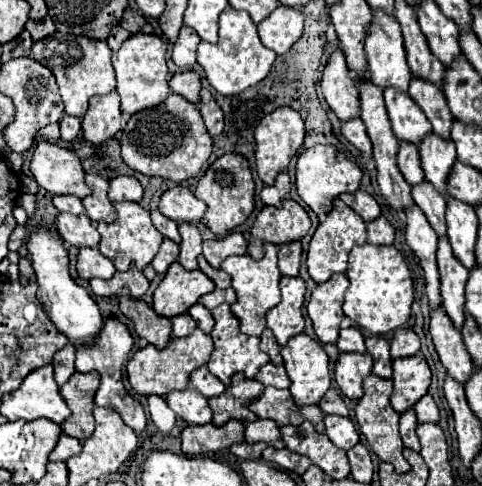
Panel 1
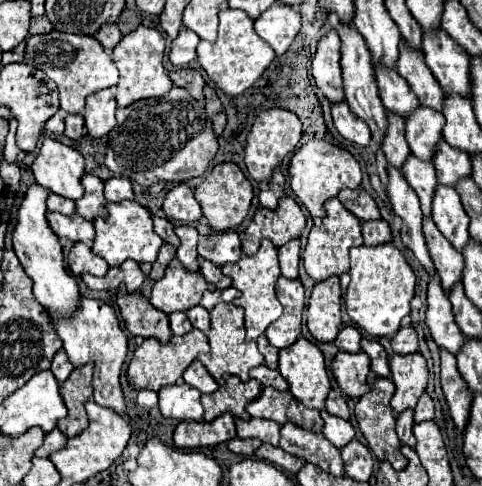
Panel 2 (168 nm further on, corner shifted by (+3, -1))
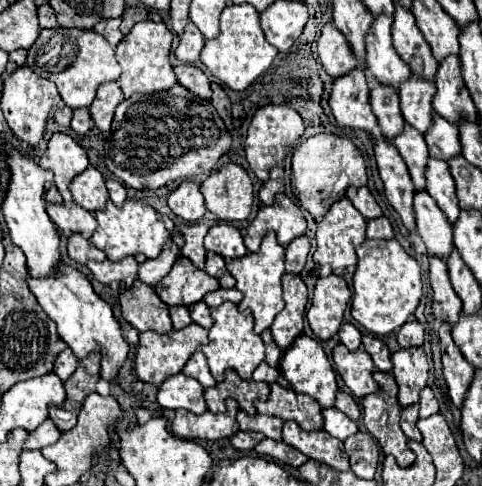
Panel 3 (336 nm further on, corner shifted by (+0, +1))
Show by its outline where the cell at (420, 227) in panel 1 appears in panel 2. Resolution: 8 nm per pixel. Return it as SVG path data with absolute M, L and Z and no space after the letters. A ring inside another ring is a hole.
M388 167L388 183L386 193L392 205L392 211L402 219L402 241L404 245L416 255L416 259L424 265L424 269L434 275L434 263L428 255L426 241L422 235L422 211L420 203L408 187L402 171L396 171L396 167Z

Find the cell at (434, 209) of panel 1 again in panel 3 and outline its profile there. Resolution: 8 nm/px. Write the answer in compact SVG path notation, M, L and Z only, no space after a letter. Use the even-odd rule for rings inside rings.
M405 125L403 133L395 139L393 145L397 147L399 155L407 163L415 189L423 191L425 185L427 185L425 183L425 169L427 169L427 163L429 163L425 137L419 137L419 133L415 133L415 129L411 129L411 125Z

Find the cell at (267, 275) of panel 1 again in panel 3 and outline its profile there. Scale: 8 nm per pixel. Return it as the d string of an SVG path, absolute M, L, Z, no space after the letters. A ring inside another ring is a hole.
M267 233L263 237L261 249L257 253L247 253L245 257L233 259L227 263L227 271L237 279L237 289L245 295L241 305L247 305L253 313L255 319L255 333L261 335L265 329L271 327L275 315L283 309L283 297L281 297L281 275L285 273L283 267L283 259L285 259L285 251L283 247L275 241L275 233Z

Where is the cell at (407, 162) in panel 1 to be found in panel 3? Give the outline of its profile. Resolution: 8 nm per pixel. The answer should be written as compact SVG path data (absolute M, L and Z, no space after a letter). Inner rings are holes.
M375 85L371 89L371 109L377 117L383 137L387 141L393 141L405 125L399 109L399 93L395 93L393 89L383 89L383 85Z

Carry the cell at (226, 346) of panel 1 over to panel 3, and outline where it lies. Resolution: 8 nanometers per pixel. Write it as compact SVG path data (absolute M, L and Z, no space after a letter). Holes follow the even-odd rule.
M227 301L213 309L213 327L209 329L209 345L201 347L201 351L207 357L211 375L215 381L223 381L225 369L235 369L241 379L251 379L253 369L265 359L265 347L259 335L253 333L253 317L251 311L239 311L235 303Z

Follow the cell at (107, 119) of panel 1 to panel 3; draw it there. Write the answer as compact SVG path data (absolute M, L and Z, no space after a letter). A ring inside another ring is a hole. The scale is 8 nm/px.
M117 81L103 83L103 85L97 89L97 97L95 97L95 101L91 103L89 113L91 113L93 121L95 121L95 127L97 127L101 133L107 133L107 131L111 129L113 111L115 111L115 107L117 107L123 99L125 99L125 97L123 97Z

